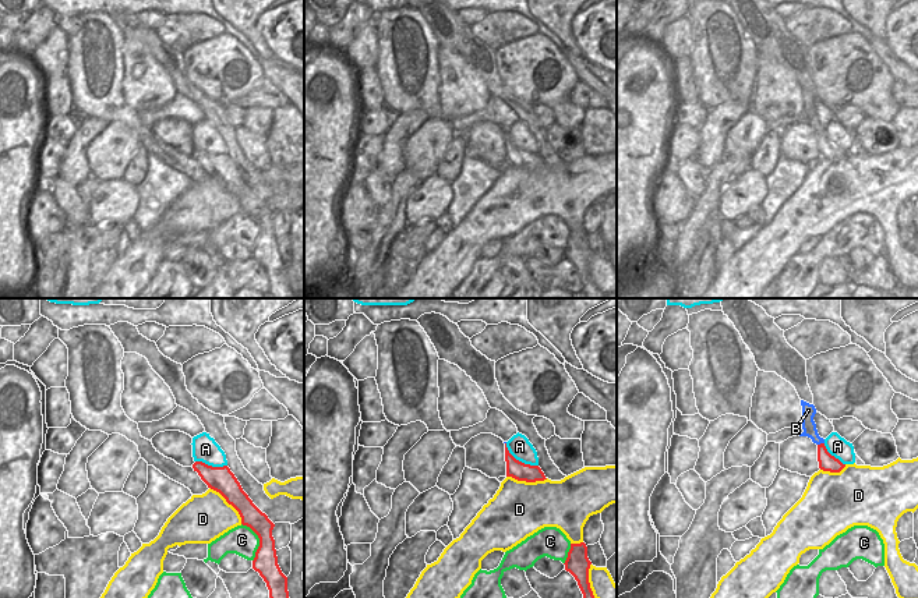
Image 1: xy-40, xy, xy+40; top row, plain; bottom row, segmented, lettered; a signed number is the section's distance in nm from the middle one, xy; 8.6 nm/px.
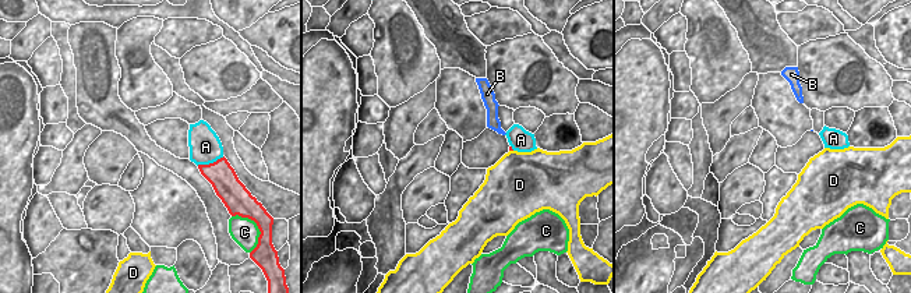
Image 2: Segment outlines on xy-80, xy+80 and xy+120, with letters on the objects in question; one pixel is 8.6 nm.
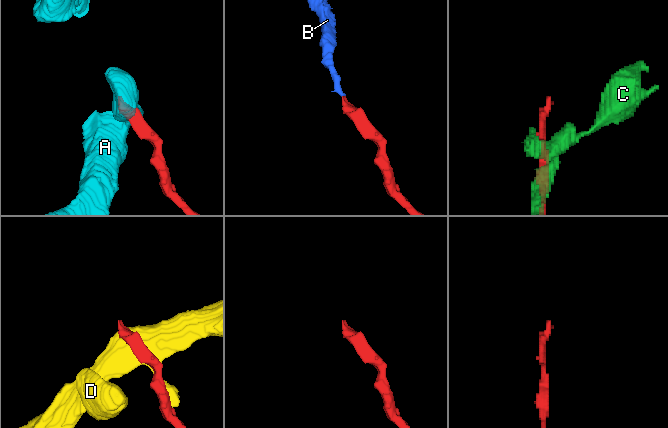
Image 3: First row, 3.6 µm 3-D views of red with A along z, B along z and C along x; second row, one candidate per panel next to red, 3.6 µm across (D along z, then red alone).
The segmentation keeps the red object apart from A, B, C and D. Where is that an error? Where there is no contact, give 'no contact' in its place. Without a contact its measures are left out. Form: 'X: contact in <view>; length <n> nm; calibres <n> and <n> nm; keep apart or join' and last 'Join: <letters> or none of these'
A: contact in xy; length 340 nm; calibres 160 and 190 nm; keep apart
B: contact in xy+40; length 70 nm; calibres 140 and 120 nm; join
C: contact in xy-40; length 340 nm; calibres 220 and 260 nm; keep apart
D: contact in xy; length 400 nm; calibres 200 and 200 nm; keep apart
Join: B

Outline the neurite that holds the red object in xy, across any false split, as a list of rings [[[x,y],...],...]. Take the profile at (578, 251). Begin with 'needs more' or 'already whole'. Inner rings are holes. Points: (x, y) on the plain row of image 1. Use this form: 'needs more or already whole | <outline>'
already whole | [[[585,230],[571,231],[568,245],[565,248],[565,258],[569,259],[583,282],[582,298],[604,298],[604,293],[594,286],[589,270],[589,256],[592,250],[587,245],[587,234]]]

